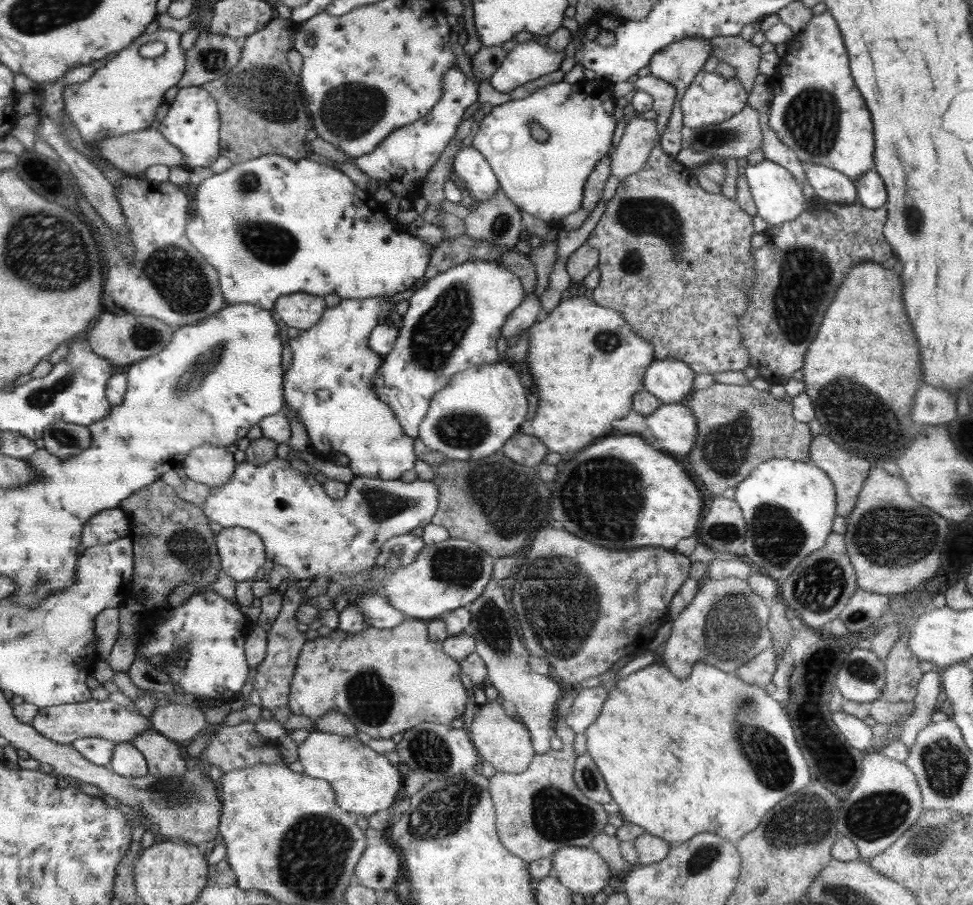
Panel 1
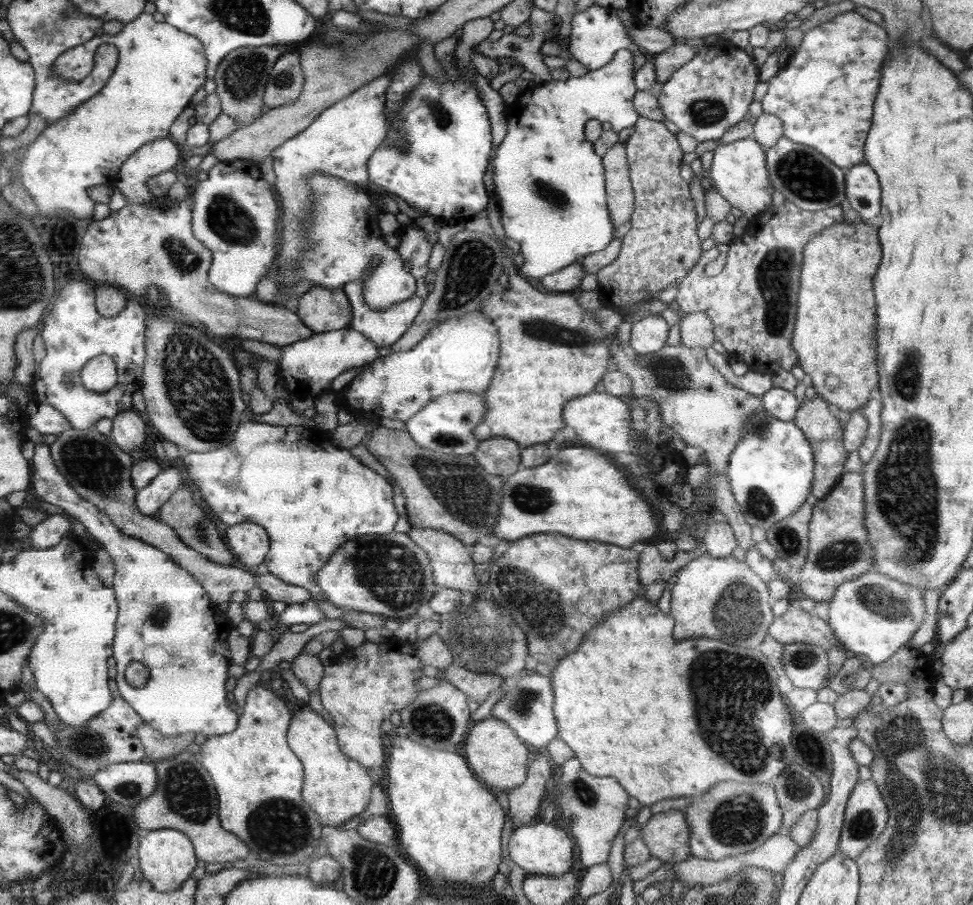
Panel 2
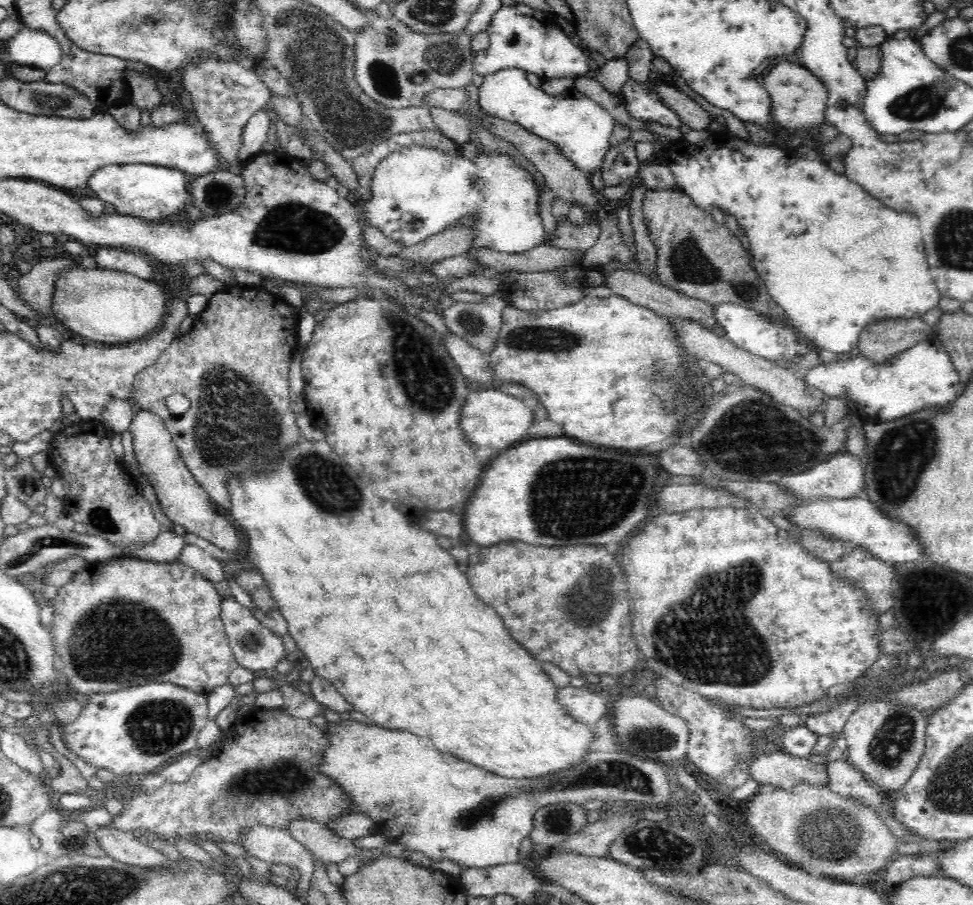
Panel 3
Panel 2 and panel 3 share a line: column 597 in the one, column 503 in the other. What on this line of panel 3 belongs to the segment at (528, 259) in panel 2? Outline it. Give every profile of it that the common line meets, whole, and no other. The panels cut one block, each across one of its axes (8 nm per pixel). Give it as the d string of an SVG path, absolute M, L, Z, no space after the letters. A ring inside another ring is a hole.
M506 68L486 75L479 86L476 105L484 117L492 115L518 123L526 127L528 132L553 142L554 146L557 146L561 153L587 176L601 170L604 158L611 147L610 136L614 132L616 120L606 109L574 86L557 97L548 95L526 79L526 70ZM424 145L402 147L395 153L389 154L388 157L381 160L379 165L376 166L371 182L371 192L371 198L368 199L368 202L362 201L361 204L358 205L359 212L362 214L362 226L372 226L379 229L382 231L382 234L384 234L384 237L387 237L390 241L402 243L402 247L416 246L416 244L426 241L426 238L435 236L445 229L448 229L448 226L456 225L459 221L462 221L463 218L467 218L467 216L476 218L476 221L478 221L476 222L478 236L476 236L472 248L484 247L497 250L498 252L516 254L532 250L533 248L542 245L542 240L545 238L544 226L542 225L540 210L538 210L538 199L540 196L538 192L538 182L536 182L534 176L532 176L528 170L524 169L521 165L515 164L510 157L506 156L506 154L489 153L483 150L475 159L469 160L463 156L450 156L440 151L440 149L424 147Z

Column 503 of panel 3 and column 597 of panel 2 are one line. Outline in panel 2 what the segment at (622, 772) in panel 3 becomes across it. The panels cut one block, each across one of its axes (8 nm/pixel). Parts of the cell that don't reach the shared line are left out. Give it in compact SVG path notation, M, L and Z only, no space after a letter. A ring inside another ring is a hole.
M575 757L559 765L558 782L554 786L554 804L564 818L564 825L572 829L576 852L585 868L604 864L610 856L612 841L623 827L629 794L614 777L588 774Z

